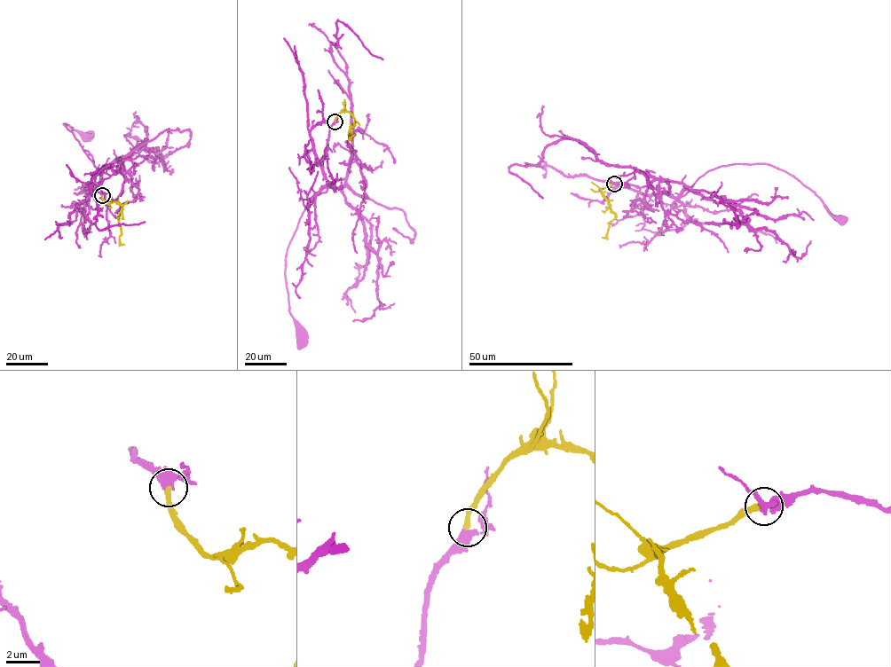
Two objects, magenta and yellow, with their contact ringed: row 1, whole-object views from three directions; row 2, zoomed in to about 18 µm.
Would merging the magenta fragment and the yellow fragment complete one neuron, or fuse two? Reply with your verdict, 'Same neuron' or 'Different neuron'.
Same neuron

